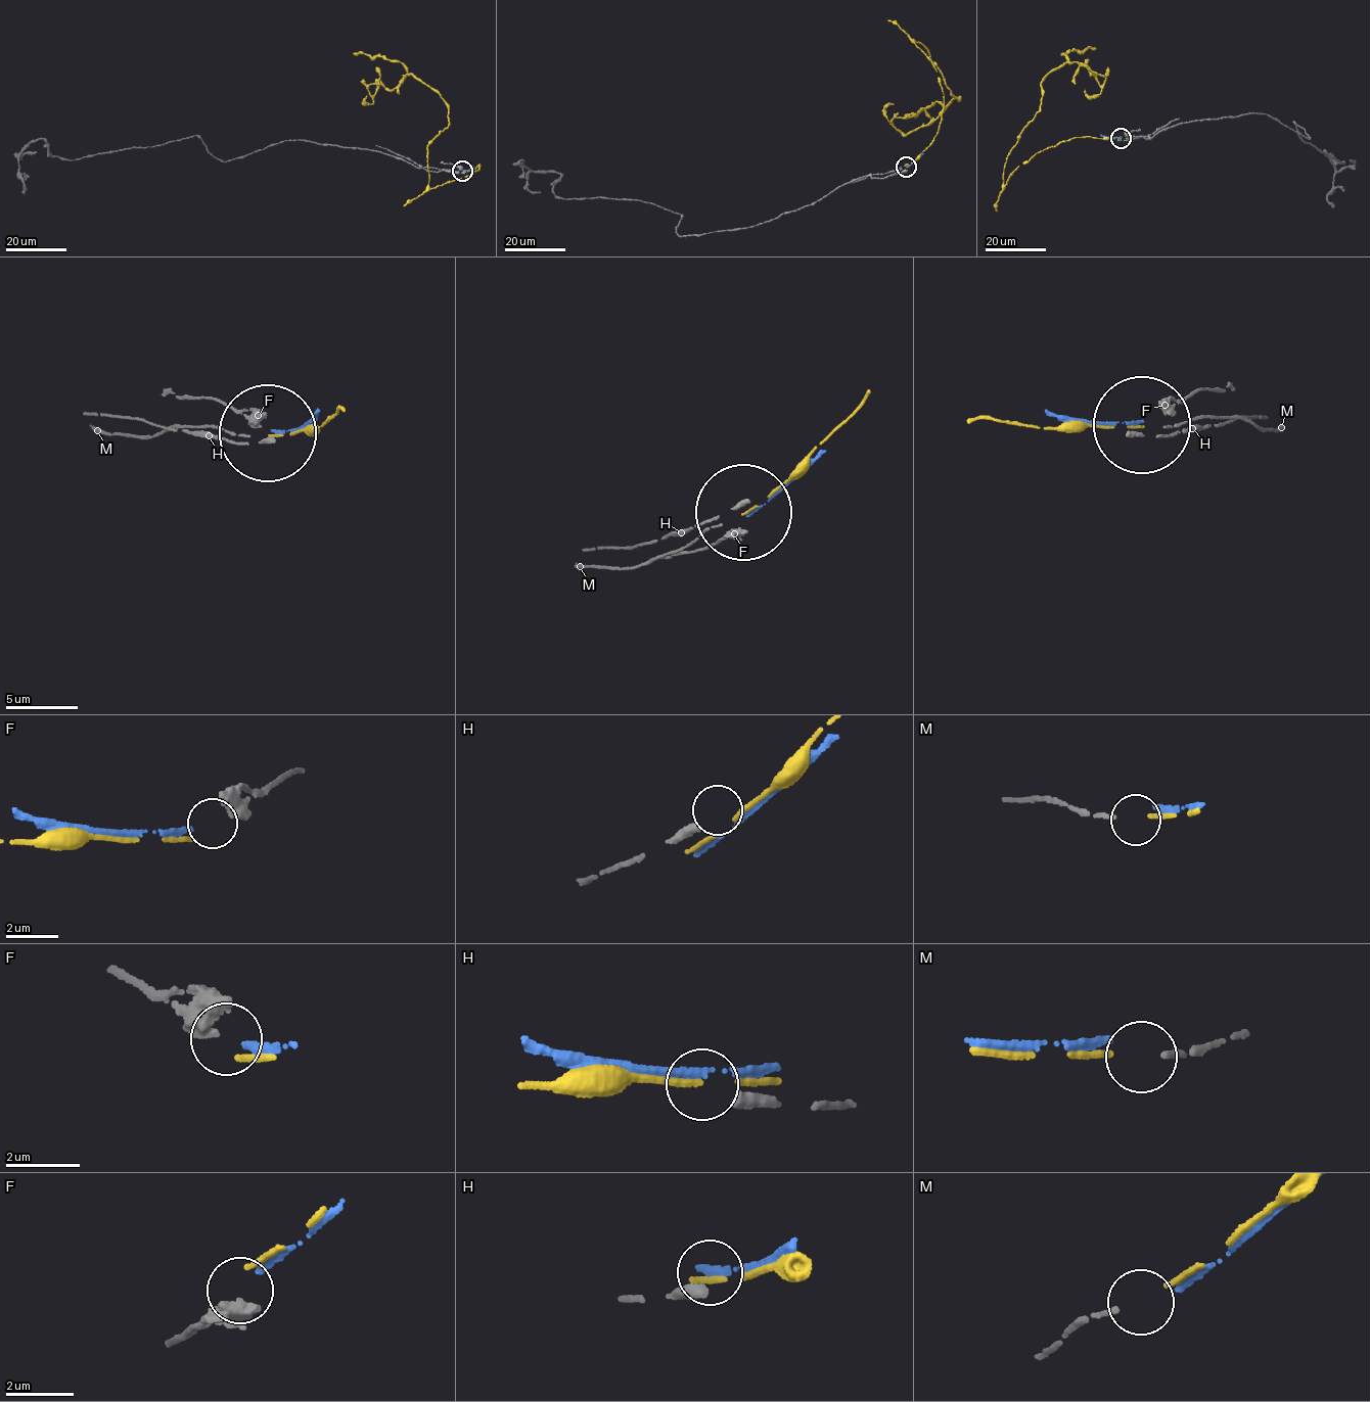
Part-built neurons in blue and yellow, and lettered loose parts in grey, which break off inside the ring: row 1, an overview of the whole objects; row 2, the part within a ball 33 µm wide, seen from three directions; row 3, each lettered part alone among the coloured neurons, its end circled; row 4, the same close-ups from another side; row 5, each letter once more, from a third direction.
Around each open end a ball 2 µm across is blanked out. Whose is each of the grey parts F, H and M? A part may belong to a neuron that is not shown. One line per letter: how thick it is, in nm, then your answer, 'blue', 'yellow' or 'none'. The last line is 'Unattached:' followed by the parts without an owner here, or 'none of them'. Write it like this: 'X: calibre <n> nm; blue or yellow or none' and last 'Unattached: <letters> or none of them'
F: calibre 420 nm; blue
H: calibre 360 nm; none
M: calibre 140 nm; yellow
Unattached: H

